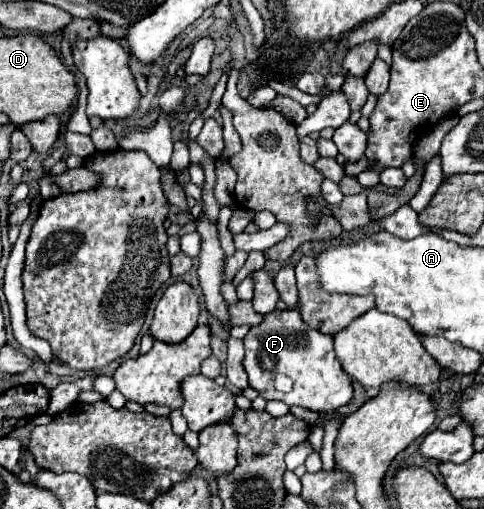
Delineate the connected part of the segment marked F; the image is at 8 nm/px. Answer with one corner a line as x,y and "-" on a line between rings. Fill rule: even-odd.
273,310
263,316
263,322
249,330
245,336
245,360
243,366
249,374
249,386
257,390
265,400
281,400
287,406
303,406
313,412
335,412
337,408
349,404
353,398
353,386
345,370
333,352
333,336
319,332
303,322
299,310
-
285,376
291,380
291,392
277,388
277,378

